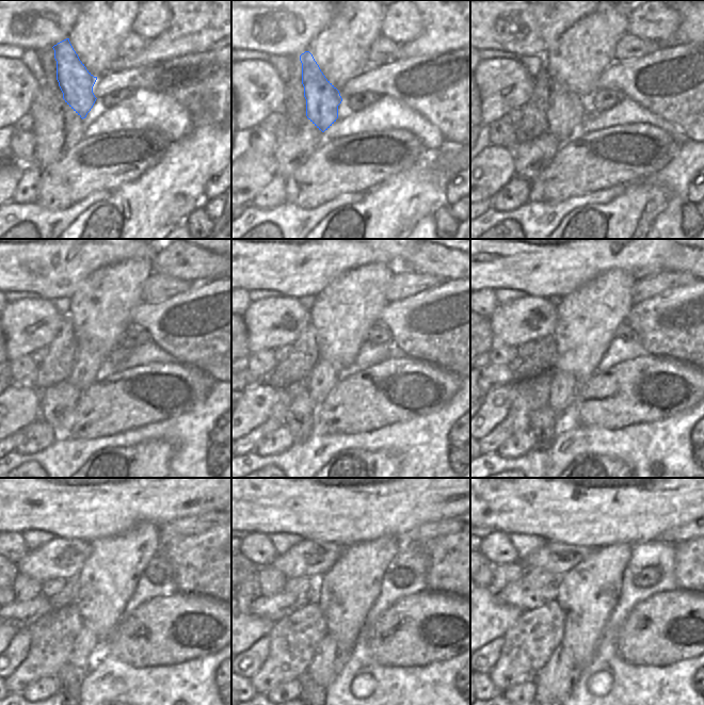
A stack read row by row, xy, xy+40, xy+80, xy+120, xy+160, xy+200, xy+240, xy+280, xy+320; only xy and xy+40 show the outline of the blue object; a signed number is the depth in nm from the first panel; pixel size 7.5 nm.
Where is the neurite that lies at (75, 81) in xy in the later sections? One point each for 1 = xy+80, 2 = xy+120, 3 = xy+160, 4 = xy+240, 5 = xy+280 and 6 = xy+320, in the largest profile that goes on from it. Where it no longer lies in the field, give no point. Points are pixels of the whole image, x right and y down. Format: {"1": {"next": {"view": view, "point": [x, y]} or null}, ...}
{"1": {"next": {"view": "xy+80", "point": [566, 110]}}, "2": {"next": {"view": "xy+120", "point": [88, 363]}}, "3": {"next": {"view": "xy+160", "point": [322, 378]}}, "4": {"next": {"view": "xy+240", "point": [85, 651]}}, "5": {"next": {"view": "xy+280", "point": [325, 665]}}, "6": {"next": {"view": "xy+320", "point": [555, 682]}}}

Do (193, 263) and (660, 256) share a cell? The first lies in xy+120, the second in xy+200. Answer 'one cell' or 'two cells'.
two cells

